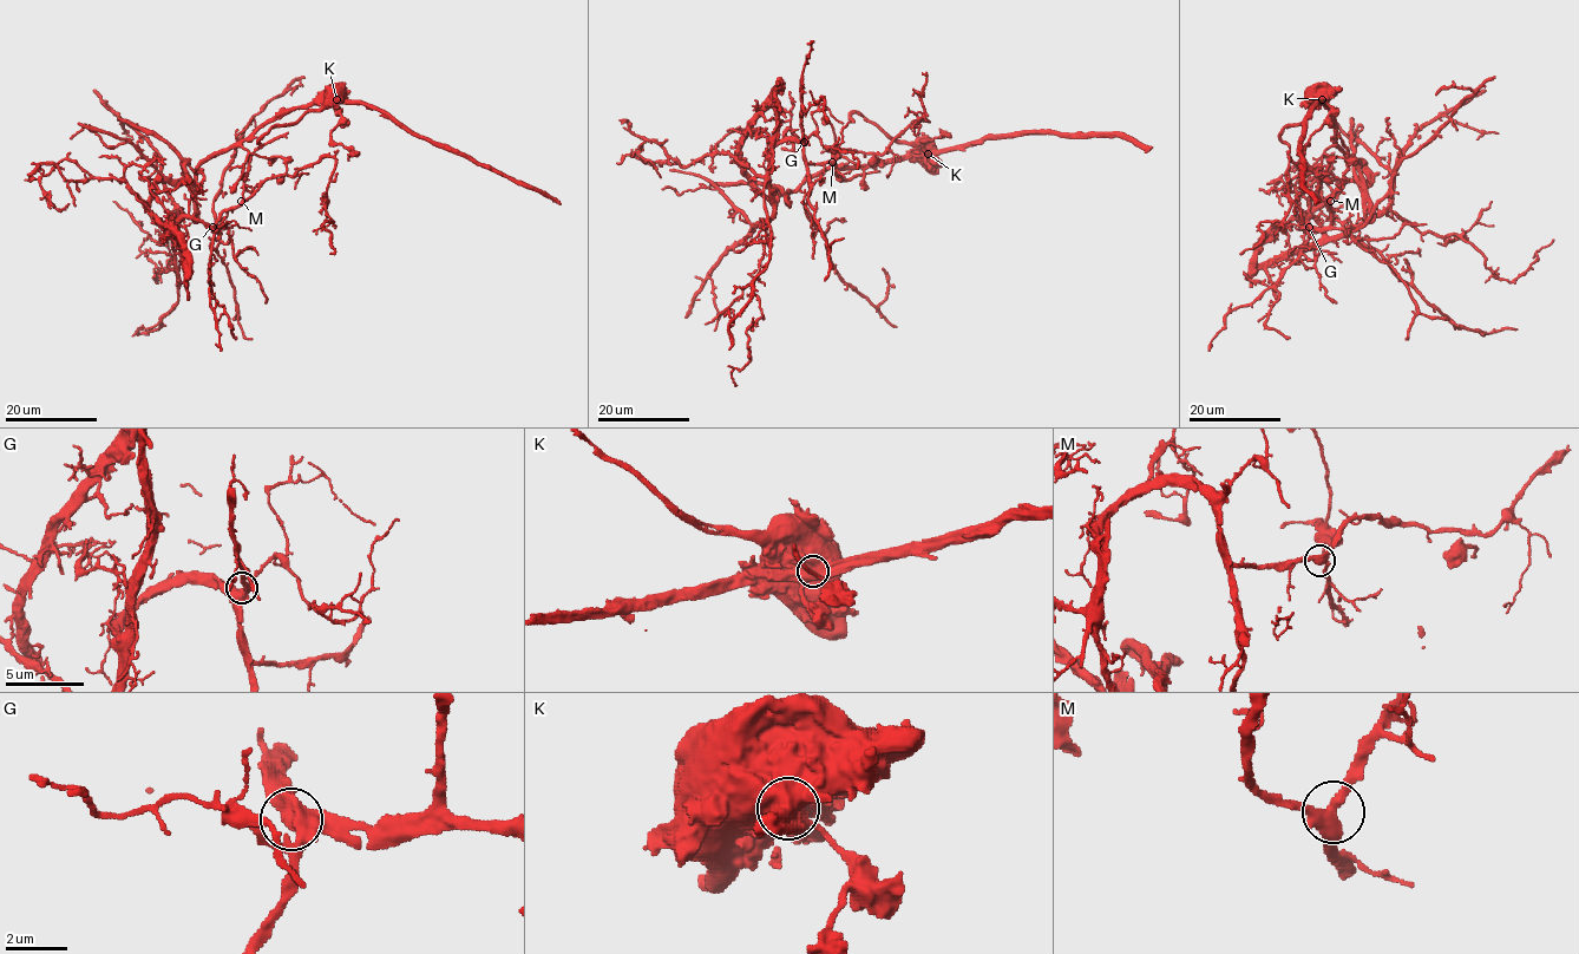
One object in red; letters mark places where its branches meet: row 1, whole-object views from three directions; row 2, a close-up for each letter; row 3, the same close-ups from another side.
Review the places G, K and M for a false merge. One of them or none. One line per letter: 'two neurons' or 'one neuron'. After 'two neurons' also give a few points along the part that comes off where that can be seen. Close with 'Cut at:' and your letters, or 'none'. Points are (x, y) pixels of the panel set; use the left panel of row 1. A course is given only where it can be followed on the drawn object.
G: one neuron
K: two neurons | (336, 99), (328, 99), (294, 123), (274, 125), (260, 138), (261, 148)
M: one neuron
Cut at: K

